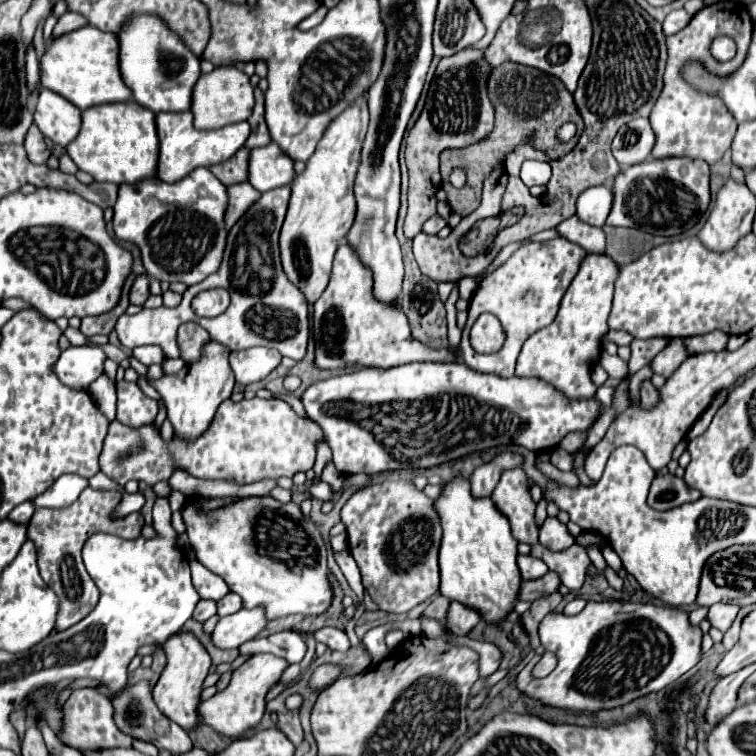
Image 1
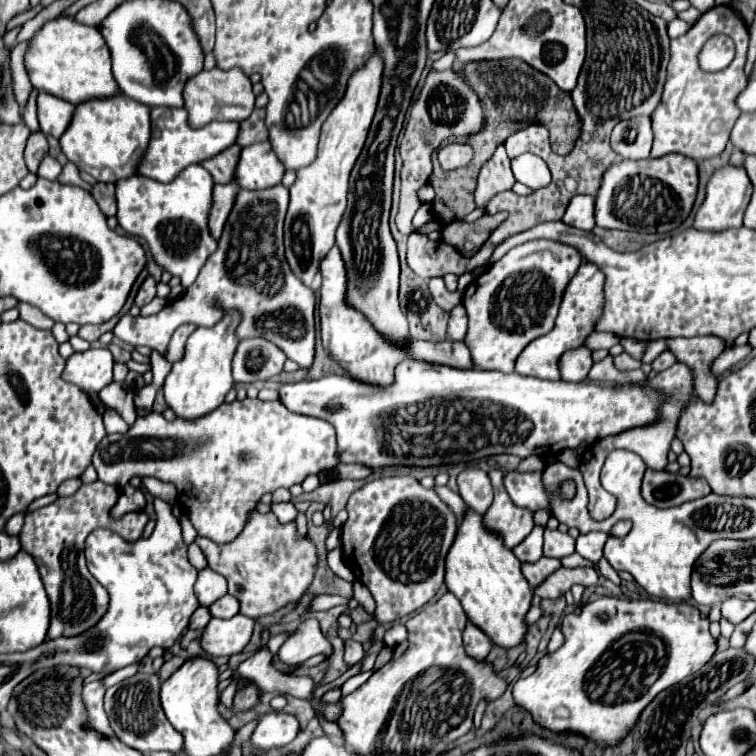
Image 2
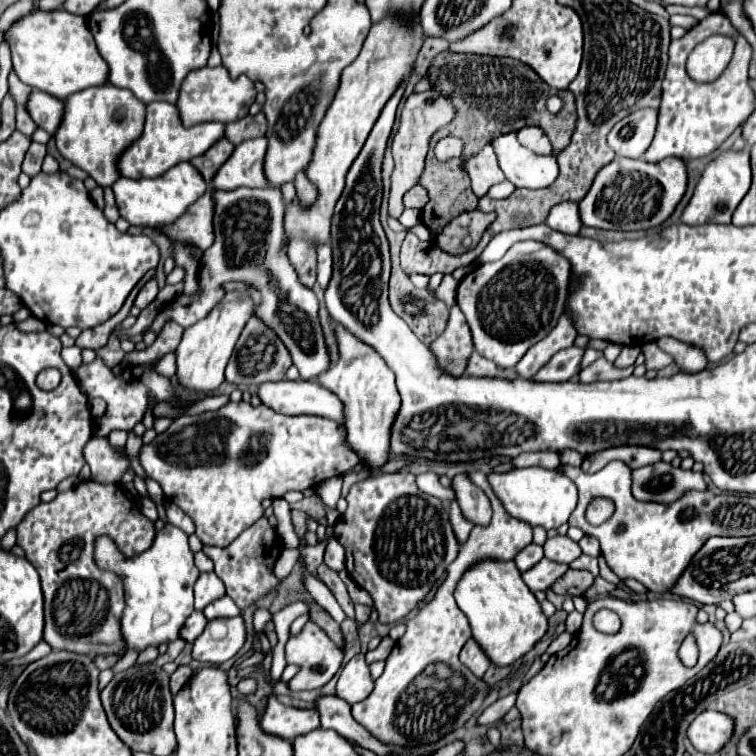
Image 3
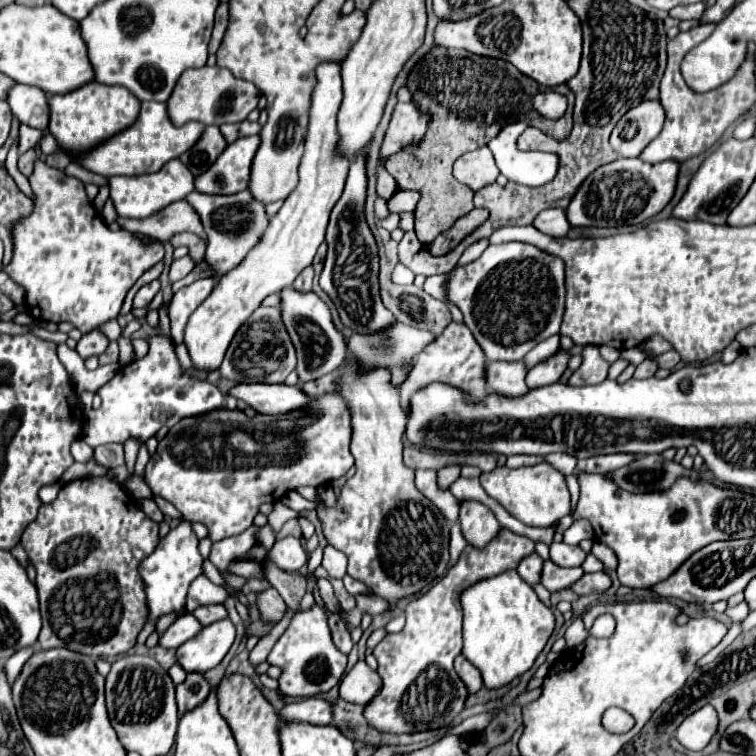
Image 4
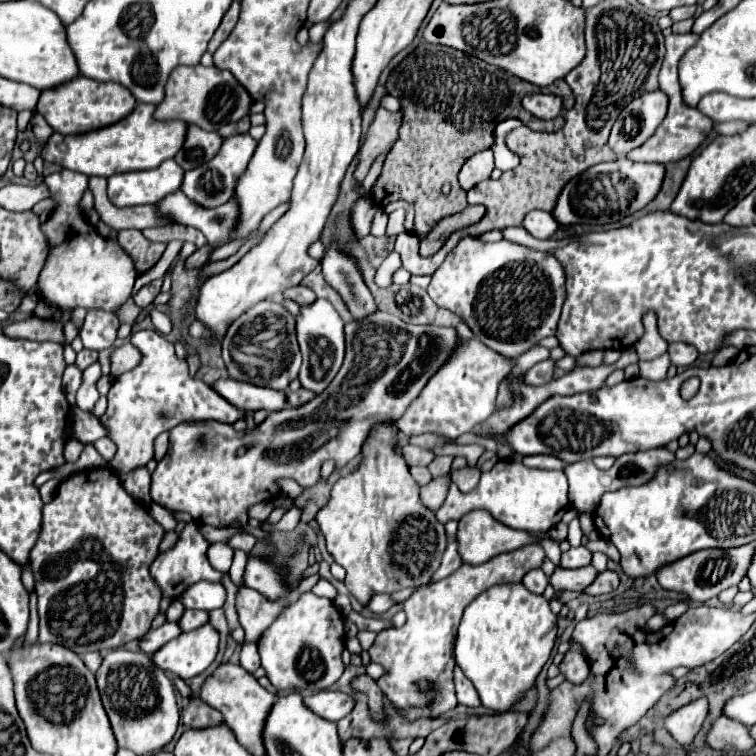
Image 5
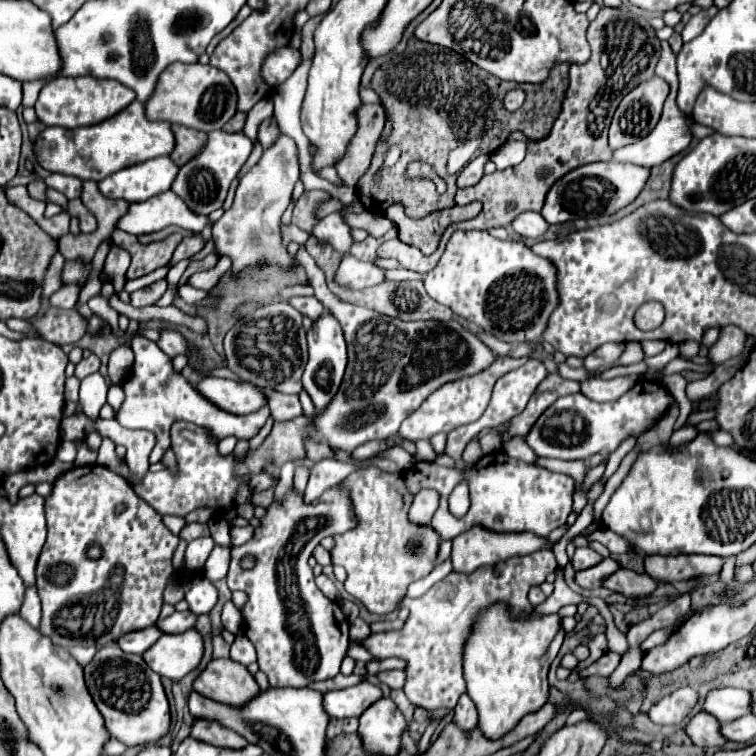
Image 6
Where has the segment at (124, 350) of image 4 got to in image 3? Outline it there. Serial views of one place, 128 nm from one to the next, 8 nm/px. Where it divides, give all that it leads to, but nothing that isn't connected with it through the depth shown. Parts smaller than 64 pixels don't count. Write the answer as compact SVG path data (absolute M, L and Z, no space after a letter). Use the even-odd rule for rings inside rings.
M172 320L166 322L166 324L162 326L158 338L154 340L154 344L148 346L146 350L142 350L142 352L134 350L134 352L126 354L126 356L124 356L124 364L128 364L128 366L148 364L148 362L152 362L152 360L158 360L158 358L166 356L168 352L174 352L176 346L178 346L180 340L182 340L182 332L184 332L184 328L178 326L176 322L172 322Z

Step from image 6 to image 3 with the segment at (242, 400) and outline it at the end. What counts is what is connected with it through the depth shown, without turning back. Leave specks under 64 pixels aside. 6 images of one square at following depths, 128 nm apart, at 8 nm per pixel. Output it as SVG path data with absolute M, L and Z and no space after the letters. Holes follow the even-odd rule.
M282 380L256 388L260 402L280 414L314 414L344 424L342 402L316 382Z

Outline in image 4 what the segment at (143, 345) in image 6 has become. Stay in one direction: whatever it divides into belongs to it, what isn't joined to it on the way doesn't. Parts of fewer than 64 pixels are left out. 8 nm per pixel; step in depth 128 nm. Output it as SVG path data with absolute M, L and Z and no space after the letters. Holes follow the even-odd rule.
M150 336L148 344L150 352L142 360L120 368L118 374L100 388L100 410L90 410L86 414L82 440L92 448L112 442L124 444L130 438L146 444L146 440L166 424L174 426L186 416L196 416L226 406L224 394L214 384L192 378L182 370L170 338Z

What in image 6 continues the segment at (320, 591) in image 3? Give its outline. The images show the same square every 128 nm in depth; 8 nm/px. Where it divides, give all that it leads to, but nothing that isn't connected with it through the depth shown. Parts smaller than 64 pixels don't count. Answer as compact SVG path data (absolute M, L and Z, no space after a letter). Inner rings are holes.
M324 458L324 460L316 462L310 470L310 480L308 480L308 486L306 486L306 492L304 492L304 500L306 502L316 500L326 488L336 486L346 476L350 476L354 470L358 470L358 468L350 466L350 464L348 466L340 464L340 462L330 460L330 458Z

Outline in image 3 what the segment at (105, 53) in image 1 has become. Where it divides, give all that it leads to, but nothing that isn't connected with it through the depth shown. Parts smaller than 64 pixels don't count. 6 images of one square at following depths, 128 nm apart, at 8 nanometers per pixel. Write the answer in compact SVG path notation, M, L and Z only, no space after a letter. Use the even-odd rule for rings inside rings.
M62 8L52 12L38 10L16 20L4 32L4 40L10 44L16 76L30 88L38 88L56 96L58 100L64 100L66 96L84 88L106 84L108 64L100 58L86 18L82 16L70 14Z

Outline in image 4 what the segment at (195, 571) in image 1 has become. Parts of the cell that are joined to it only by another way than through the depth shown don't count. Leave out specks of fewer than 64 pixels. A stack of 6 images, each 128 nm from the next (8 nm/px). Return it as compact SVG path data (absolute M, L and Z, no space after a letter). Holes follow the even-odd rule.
M198 576L188 590L188 600L186 600L186 610L194 612L198 606L208 606L208 604L224 604L228 598L228 592L222 586L212 584L206 576Z

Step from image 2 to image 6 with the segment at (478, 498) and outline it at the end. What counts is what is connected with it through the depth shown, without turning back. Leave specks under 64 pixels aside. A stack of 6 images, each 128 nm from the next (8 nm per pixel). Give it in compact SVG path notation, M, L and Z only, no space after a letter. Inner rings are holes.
M472 528L464 534L460 534L456 540L452 540L452 570L462 572L462 574L472 574L480 566L492 566L502 560L508 560L512 556L524 556L532 554L540 548L552 548L544 538L538 538L530 532L522 534L496 534L496 532L486 532L484 528Z

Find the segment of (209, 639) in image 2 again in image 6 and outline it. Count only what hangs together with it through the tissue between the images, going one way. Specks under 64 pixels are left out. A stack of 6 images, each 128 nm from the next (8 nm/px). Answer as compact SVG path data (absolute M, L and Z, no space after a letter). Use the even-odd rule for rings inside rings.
M192 628L182 634L160 636L160 640L152 644L152 648L142 654L142 658L156 674L170 680L180 680L200 664L202 652L202 636Z

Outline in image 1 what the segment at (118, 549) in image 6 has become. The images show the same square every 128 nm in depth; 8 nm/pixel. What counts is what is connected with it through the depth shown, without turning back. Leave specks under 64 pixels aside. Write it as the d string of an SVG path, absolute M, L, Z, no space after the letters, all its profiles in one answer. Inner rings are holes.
M86 488L80 498L62 510L36 510L32 520L28 522L28 540L34 542L38 554L38 568L44 582L56 592L58 596L58 616L56 616L56 630L66 630L72 624L78 624L92 612L92 608L100 600L100 592L94 580L86 574L82 562L82 546L94 532L108 532L126 540L138 538L144 526L144 518L140 512L134 512L122 520L110 520L112 510L120 504L122 494L118 490L94 490Z

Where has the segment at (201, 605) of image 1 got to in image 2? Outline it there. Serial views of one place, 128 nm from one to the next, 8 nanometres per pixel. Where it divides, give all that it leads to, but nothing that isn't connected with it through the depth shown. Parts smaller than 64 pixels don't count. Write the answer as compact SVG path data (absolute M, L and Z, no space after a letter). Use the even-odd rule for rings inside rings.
M200 606L200 608L196 608L196 612L192 614L192 620L190 620L190 630L202 630L206 624L208 624L208 620L210 620L212 616L210 616L210 612L208 612L208 608L204 608L204 606Z

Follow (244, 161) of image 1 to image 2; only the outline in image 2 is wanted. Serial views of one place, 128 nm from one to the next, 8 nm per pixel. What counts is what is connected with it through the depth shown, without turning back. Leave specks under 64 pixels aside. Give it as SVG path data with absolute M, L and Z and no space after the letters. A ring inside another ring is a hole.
M232 144L232 148L226 148L224 152L220 152L220 156L212 156L212 160L204 160L204 166L212 180L216 184L230 184L234 182L234 170L236 170L236 164L238 164L238 158L240 158L240 146L238 144Z

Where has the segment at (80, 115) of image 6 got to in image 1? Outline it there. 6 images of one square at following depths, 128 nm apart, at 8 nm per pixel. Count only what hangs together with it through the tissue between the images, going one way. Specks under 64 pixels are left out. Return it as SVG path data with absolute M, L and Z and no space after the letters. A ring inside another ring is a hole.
M134 100L92 106L82 112L80 128L82 130L72 144L66 146L66 152L78 164L78 168L88 172L96 182L132 184L156 174L158 136L152 110L136 104Z

